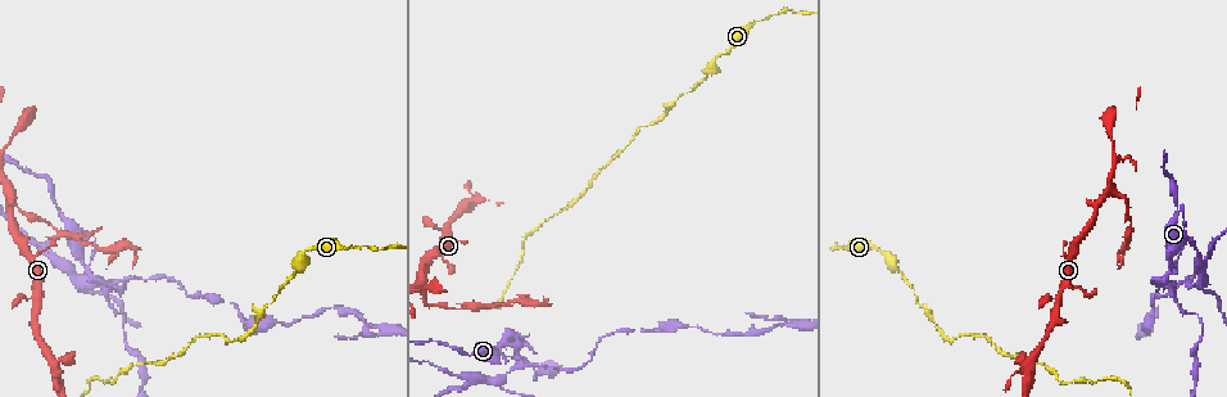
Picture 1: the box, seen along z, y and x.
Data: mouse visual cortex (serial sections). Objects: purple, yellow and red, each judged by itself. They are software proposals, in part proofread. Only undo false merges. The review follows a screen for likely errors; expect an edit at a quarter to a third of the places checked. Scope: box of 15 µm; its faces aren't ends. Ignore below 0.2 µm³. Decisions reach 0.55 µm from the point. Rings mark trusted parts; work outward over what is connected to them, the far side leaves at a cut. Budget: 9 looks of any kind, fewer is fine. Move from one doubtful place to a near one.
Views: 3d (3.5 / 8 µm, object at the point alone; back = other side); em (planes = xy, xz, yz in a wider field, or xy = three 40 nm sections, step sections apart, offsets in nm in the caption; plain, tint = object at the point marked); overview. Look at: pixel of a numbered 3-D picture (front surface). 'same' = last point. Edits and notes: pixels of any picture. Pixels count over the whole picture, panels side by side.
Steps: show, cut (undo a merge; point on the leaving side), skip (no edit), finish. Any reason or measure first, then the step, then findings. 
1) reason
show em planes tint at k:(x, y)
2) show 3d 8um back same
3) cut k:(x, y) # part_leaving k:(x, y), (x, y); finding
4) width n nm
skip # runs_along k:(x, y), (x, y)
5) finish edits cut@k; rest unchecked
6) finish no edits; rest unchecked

sharp bend
show 3d 8um at 1:(1123, 197)

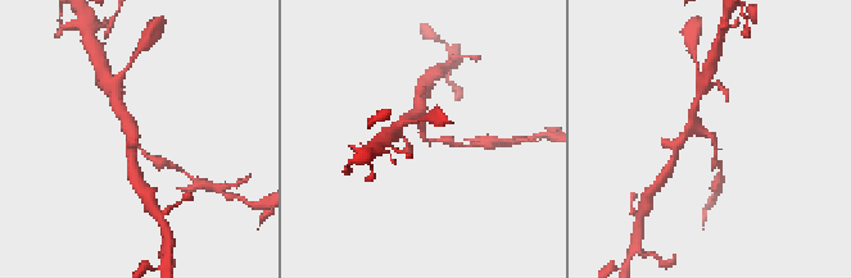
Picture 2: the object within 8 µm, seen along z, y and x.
arm_widths 150, 300 nm; shape alone is not enough
show em planes tint at 2:(423, 137)

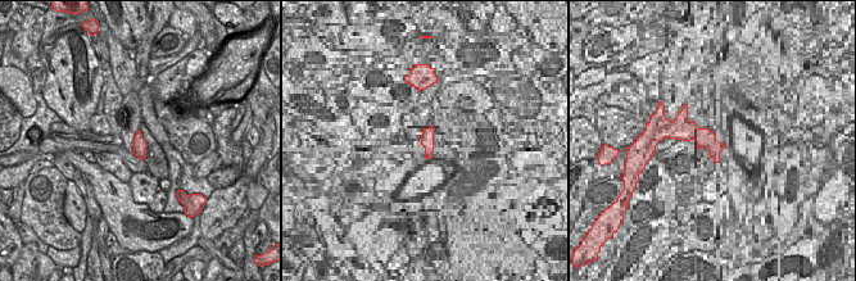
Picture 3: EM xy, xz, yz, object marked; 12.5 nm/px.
cut 2:(161, 163) # part_leaving 2:(143, 151), (189, 176); a second cell is stuck on

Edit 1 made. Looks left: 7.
show overview

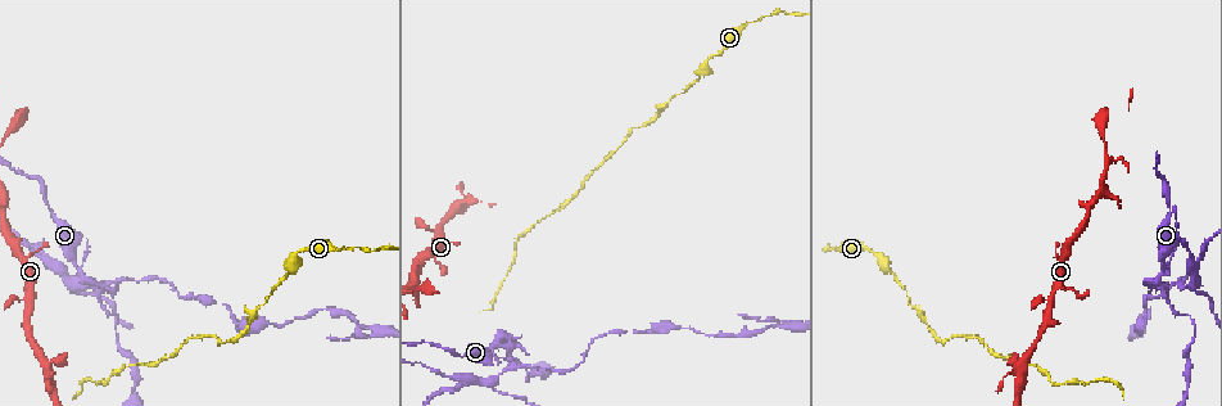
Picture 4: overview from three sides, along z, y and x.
a narrow waist
show 3d 8um at 4:(511, 365)

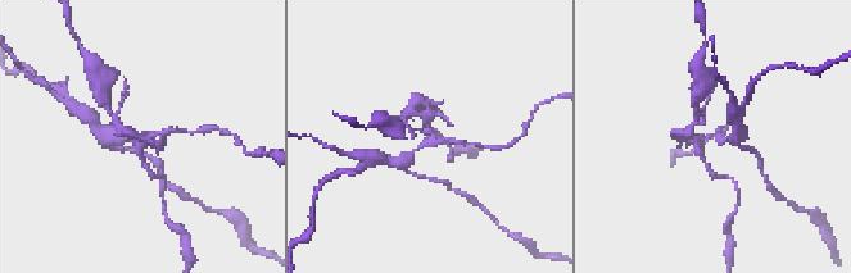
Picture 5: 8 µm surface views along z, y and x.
arms 4; arm_widths 150, 150, 150, 250 nm
show em xy step 2 tint at 5:(431, 138)

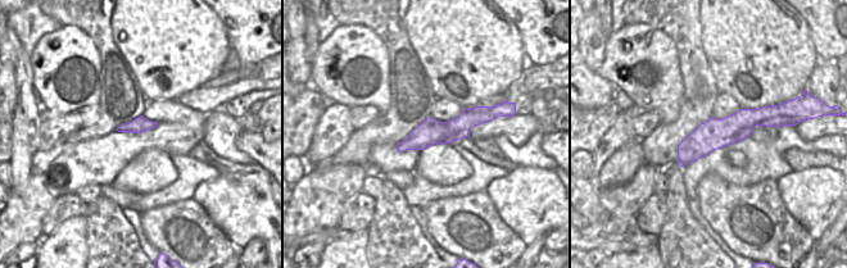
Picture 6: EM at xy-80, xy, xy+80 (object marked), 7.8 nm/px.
cut 5:(434, 141) # part_leaving 5:(123, 128), (137, 139), (159, 133); a second cell is stuck on

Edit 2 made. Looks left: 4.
thin neck
show 3d 3.5um at 5:(364, 125)

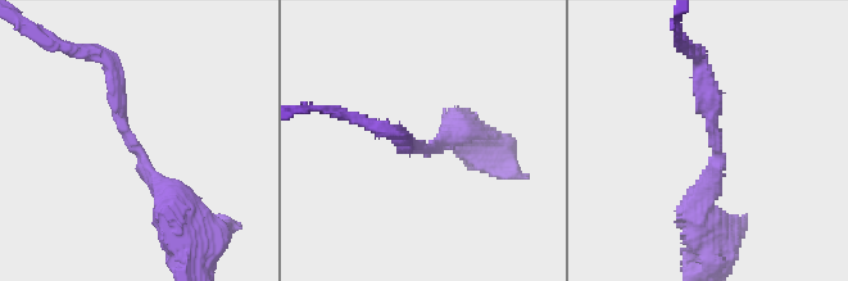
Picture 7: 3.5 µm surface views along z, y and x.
arm_widths 250, 450 nm; now the EM
show em xy step 2 tint at 7:(719, 155)

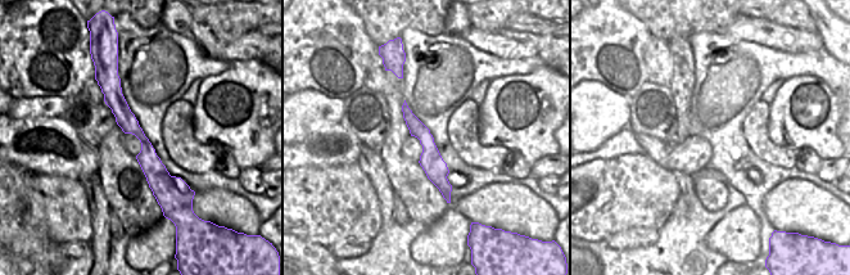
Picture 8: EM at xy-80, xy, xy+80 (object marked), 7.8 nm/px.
skip # runs_along 8:(104, 85), (173, 198); all the same cell

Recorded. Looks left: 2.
a narrow waist
show 3d 3.5um at 4:(659, 115)

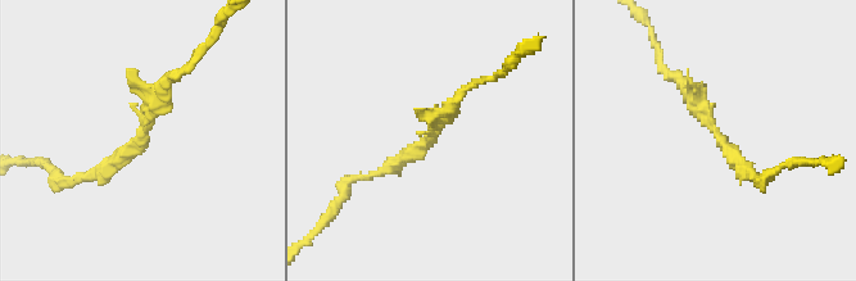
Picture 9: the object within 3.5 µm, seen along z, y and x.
arm_widths 150, 150 nm; now the EM
show em xy step 2 tint at 9:(716, 131)

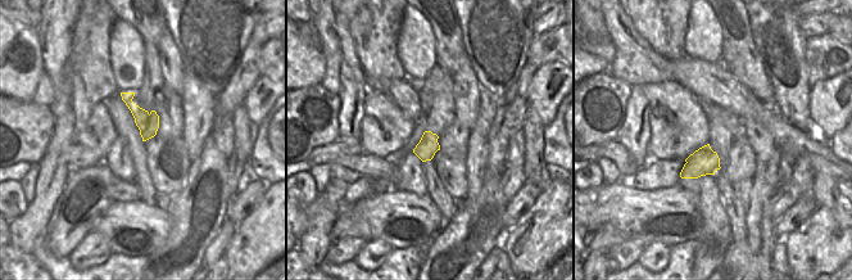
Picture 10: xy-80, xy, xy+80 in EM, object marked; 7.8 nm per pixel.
skip # runs_along 9:(176, 75), (137, 146), (82, 177); continuous, no second cell

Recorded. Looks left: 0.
finish edits cut@2, cut@5; rest unchecked

